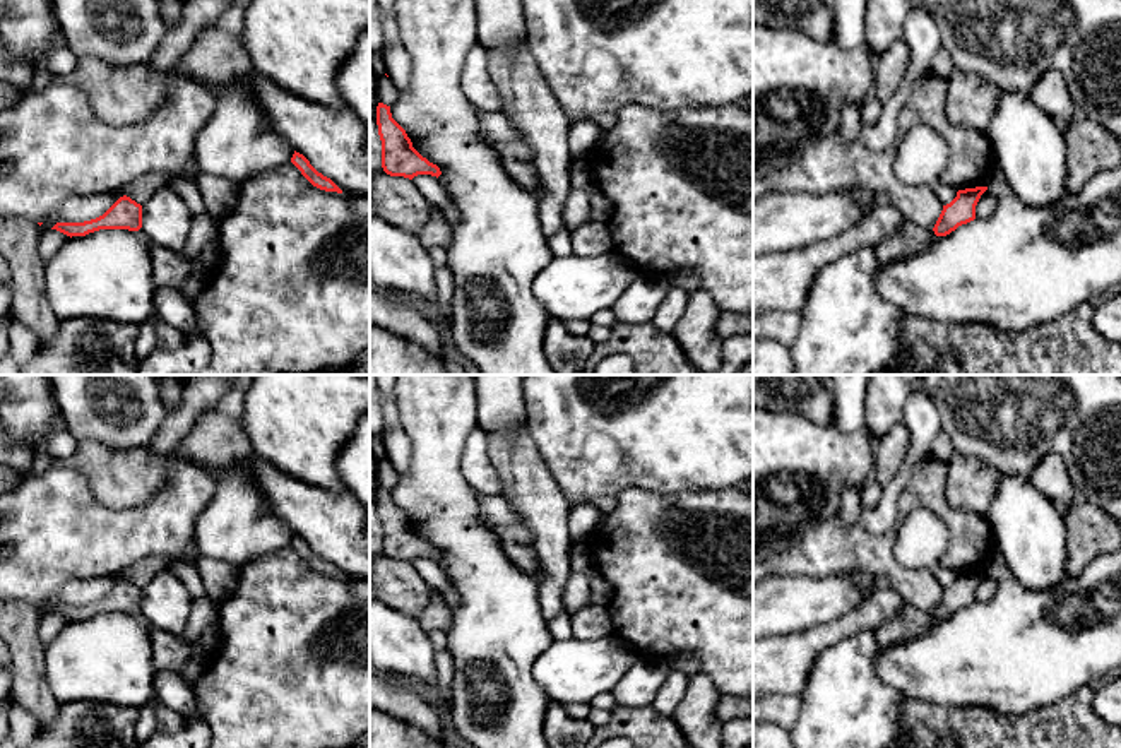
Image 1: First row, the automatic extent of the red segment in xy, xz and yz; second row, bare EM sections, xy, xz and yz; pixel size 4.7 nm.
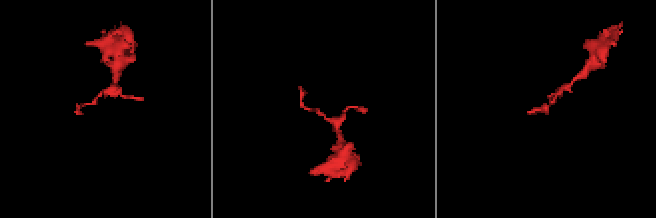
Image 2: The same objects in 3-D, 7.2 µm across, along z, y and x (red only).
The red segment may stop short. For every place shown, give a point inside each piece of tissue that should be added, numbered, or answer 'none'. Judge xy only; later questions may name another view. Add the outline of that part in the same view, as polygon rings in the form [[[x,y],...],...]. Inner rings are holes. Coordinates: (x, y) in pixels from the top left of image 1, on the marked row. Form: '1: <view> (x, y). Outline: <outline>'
none

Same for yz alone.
none

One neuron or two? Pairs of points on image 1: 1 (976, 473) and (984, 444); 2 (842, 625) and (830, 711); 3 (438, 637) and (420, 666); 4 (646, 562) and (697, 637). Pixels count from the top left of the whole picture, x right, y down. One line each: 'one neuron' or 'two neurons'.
1: two neurons
2: two neurons
3: two neurons
4: one neuron

